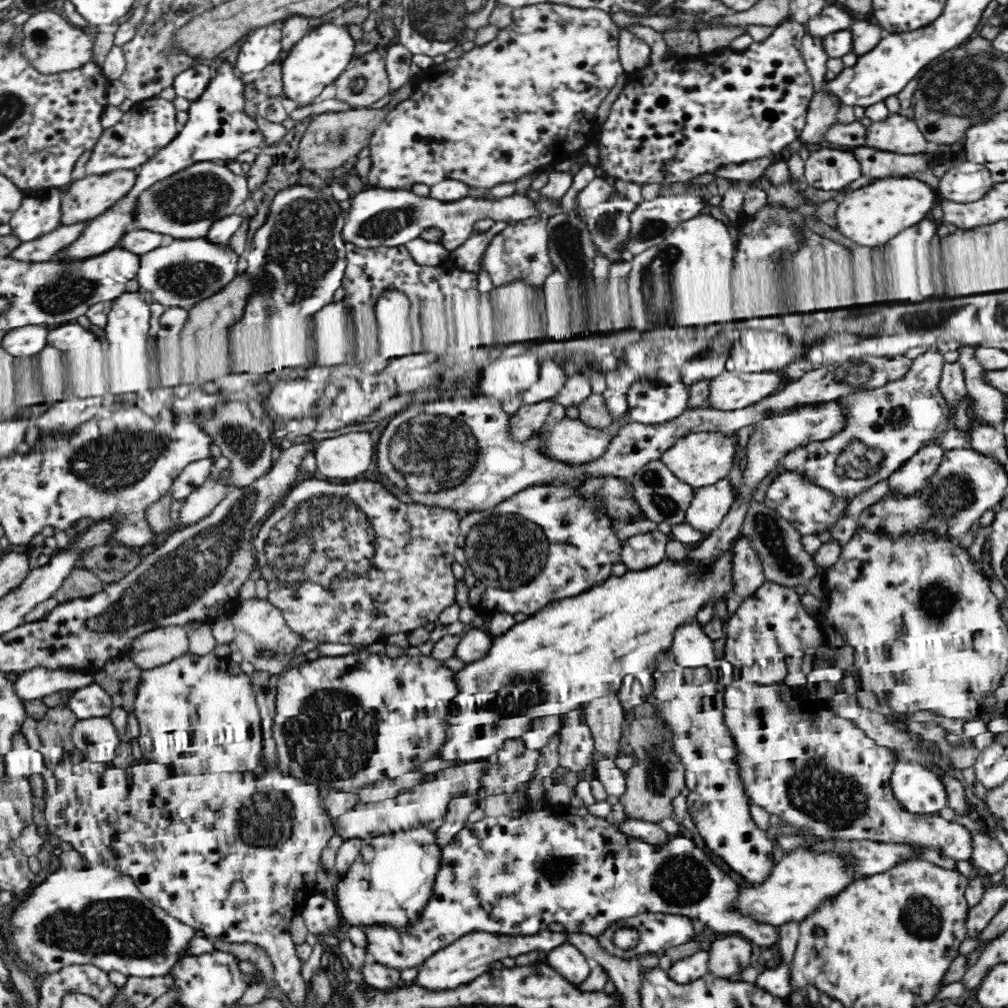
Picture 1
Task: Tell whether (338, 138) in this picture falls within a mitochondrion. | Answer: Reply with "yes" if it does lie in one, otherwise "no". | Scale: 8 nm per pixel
yes

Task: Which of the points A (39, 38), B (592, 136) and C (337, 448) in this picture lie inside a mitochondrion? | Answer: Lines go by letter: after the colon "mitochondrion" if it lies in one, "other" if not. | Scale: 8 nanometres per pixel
A: mitochondrion
B: other
C: other

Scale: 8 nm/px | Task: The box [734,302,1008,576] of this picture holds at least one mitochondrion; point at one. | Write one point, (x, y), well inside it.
(858, 462)

